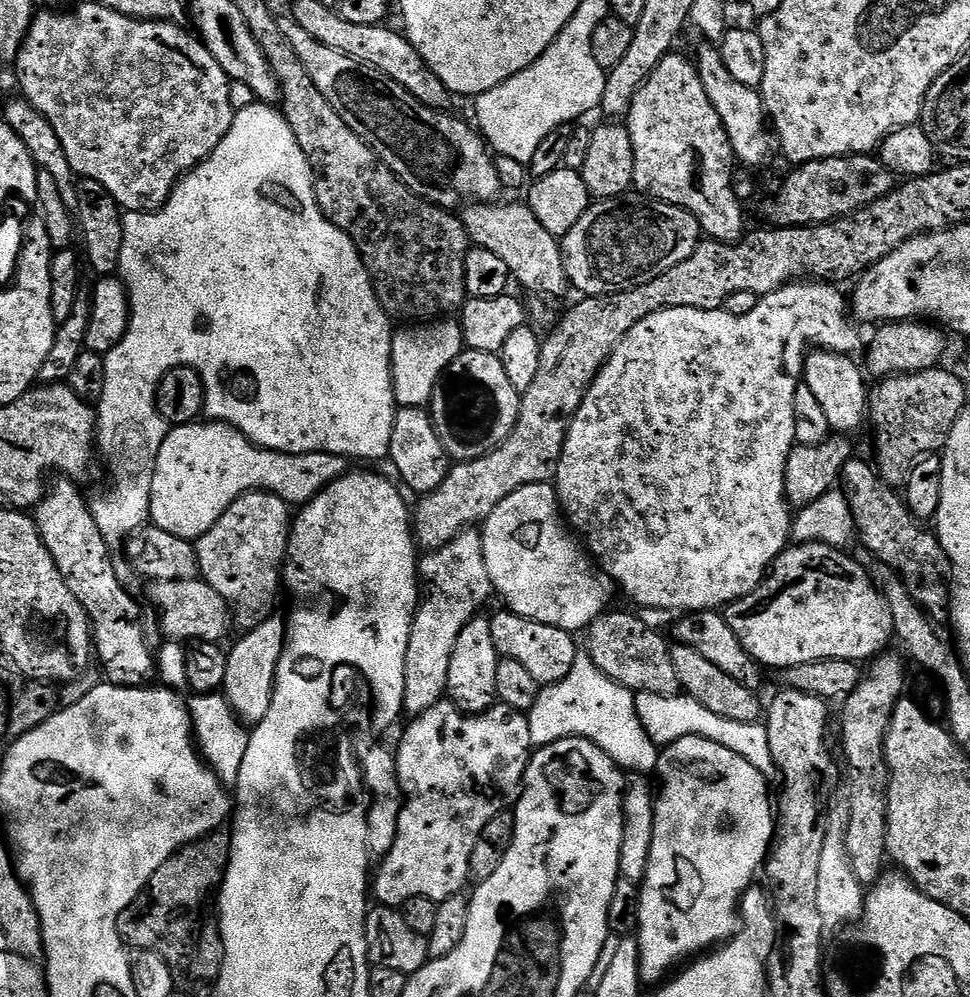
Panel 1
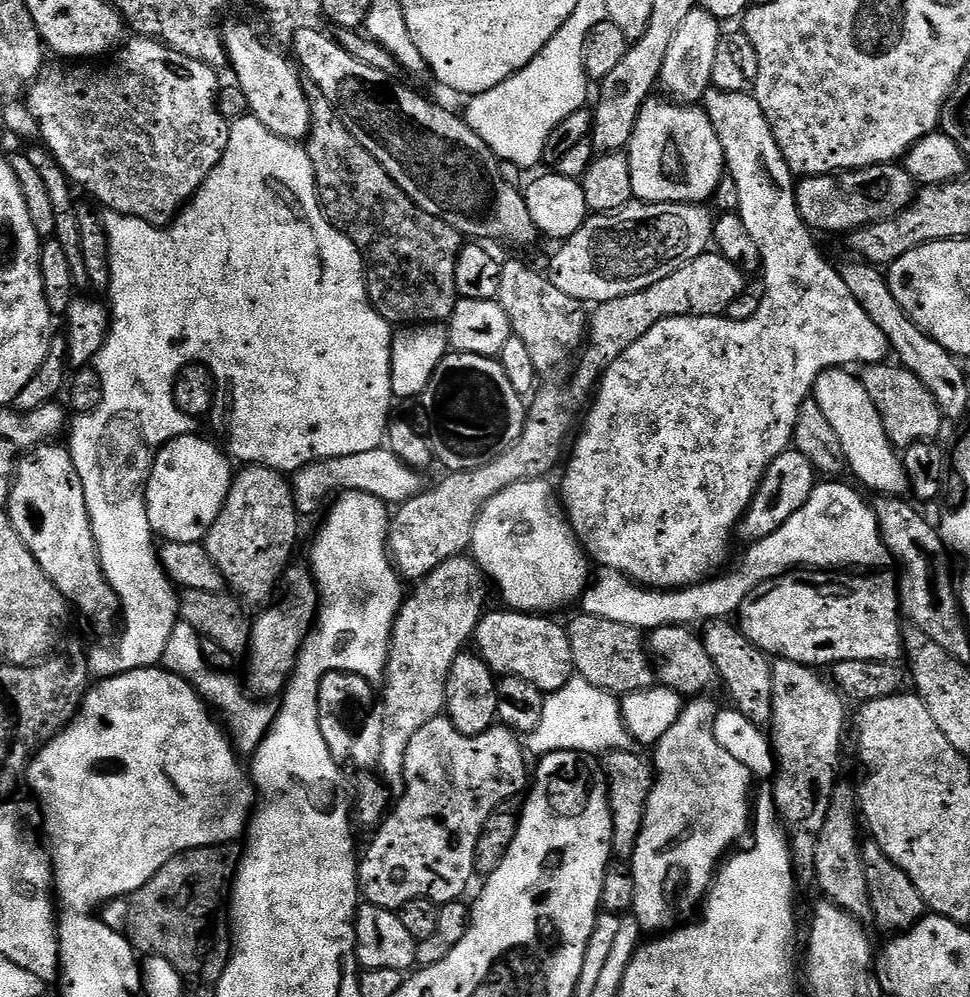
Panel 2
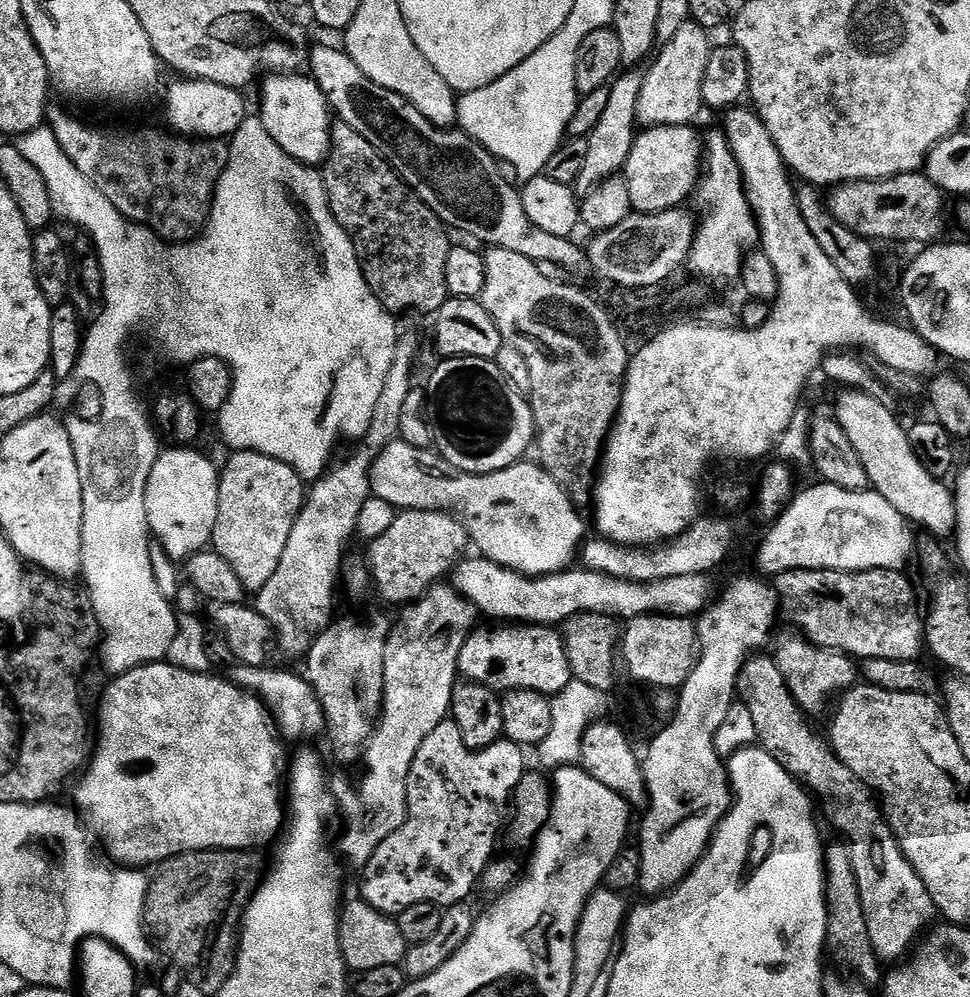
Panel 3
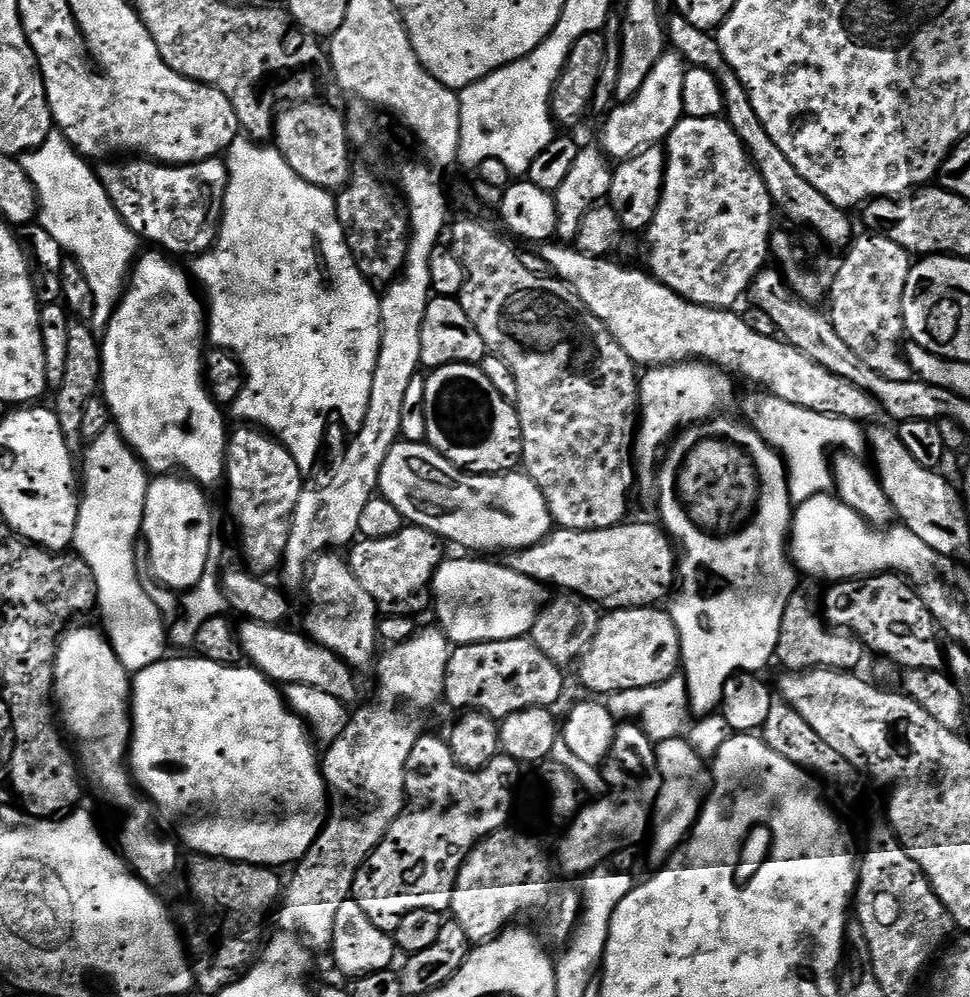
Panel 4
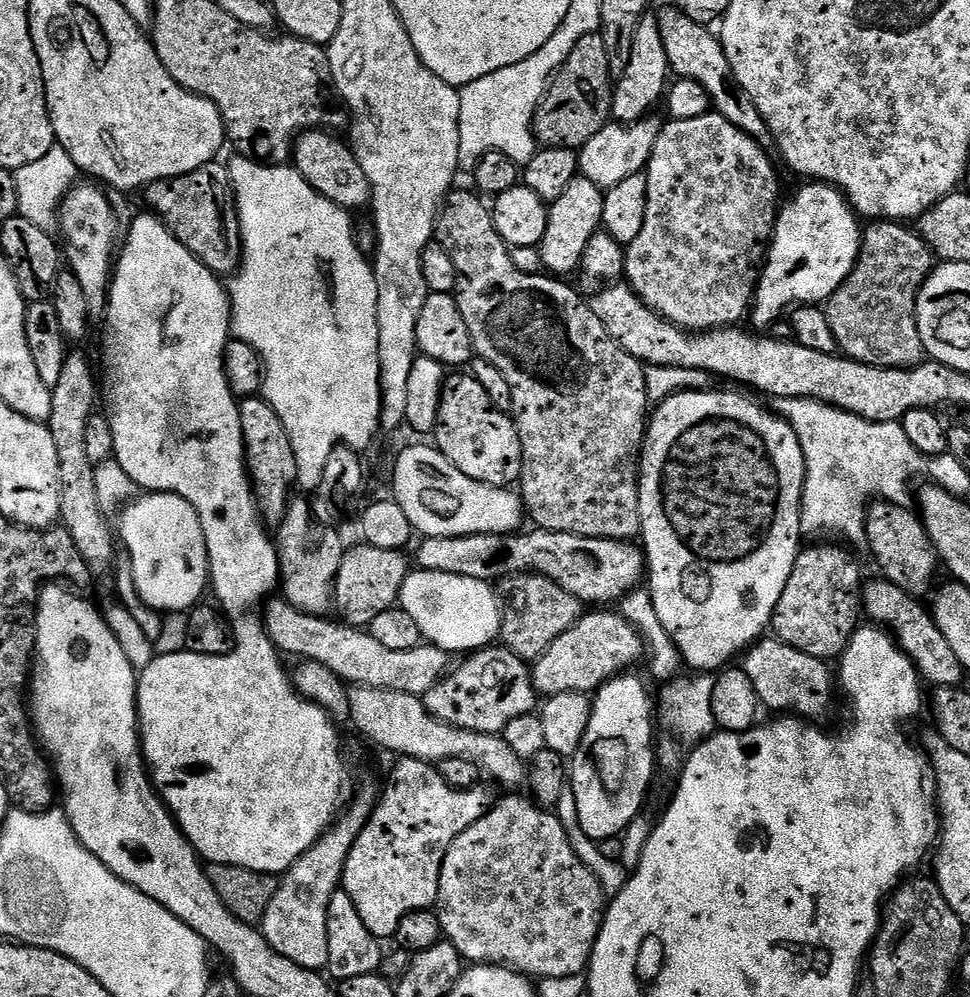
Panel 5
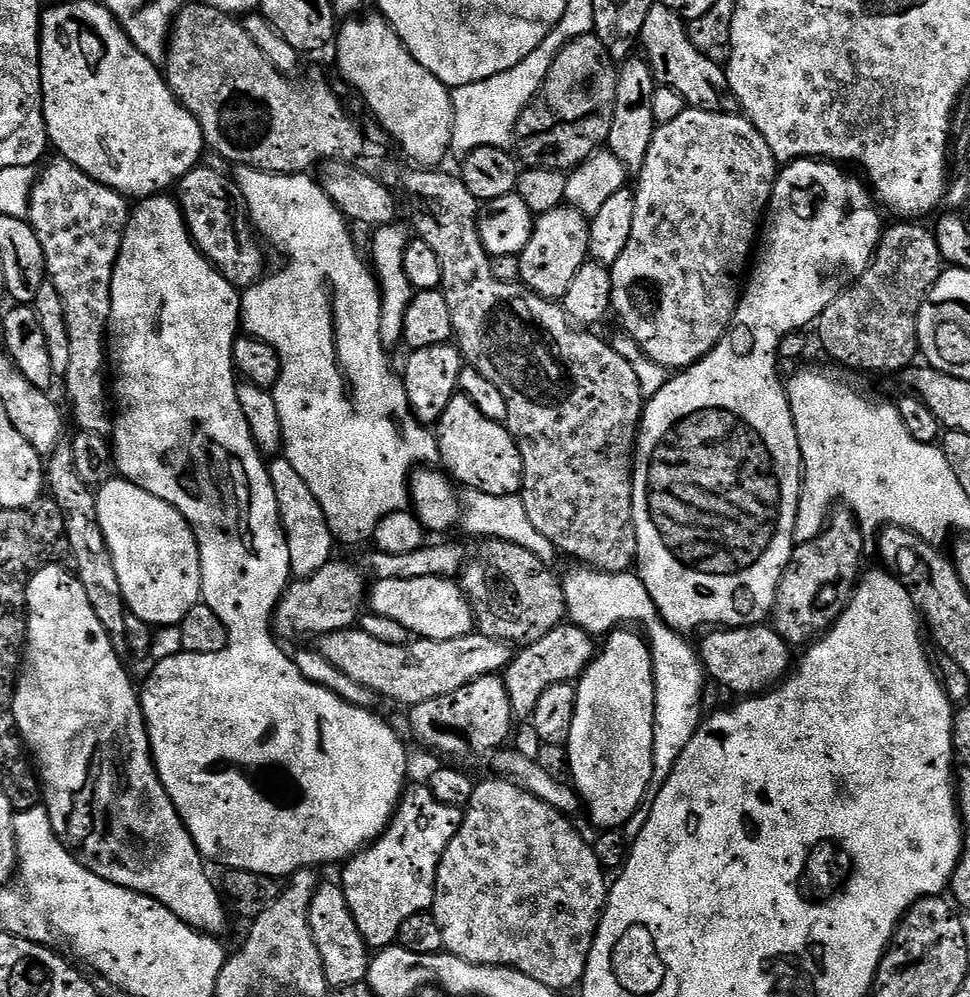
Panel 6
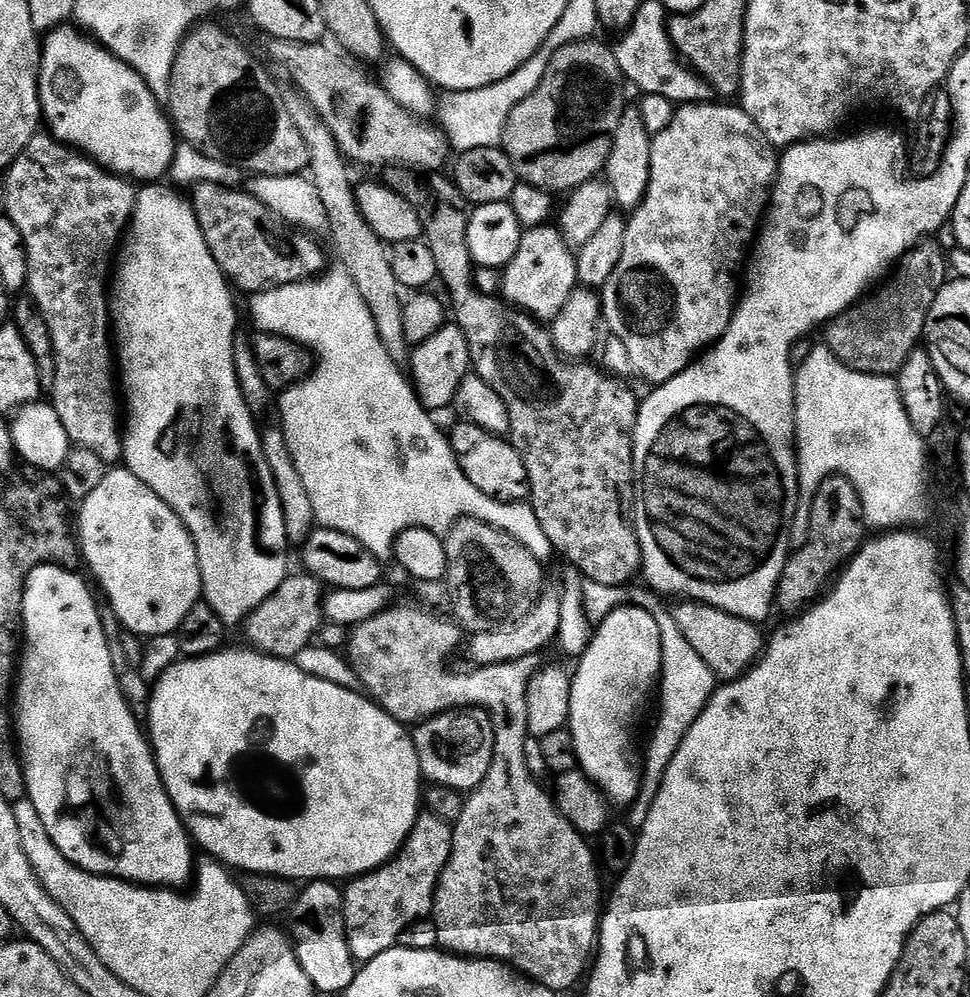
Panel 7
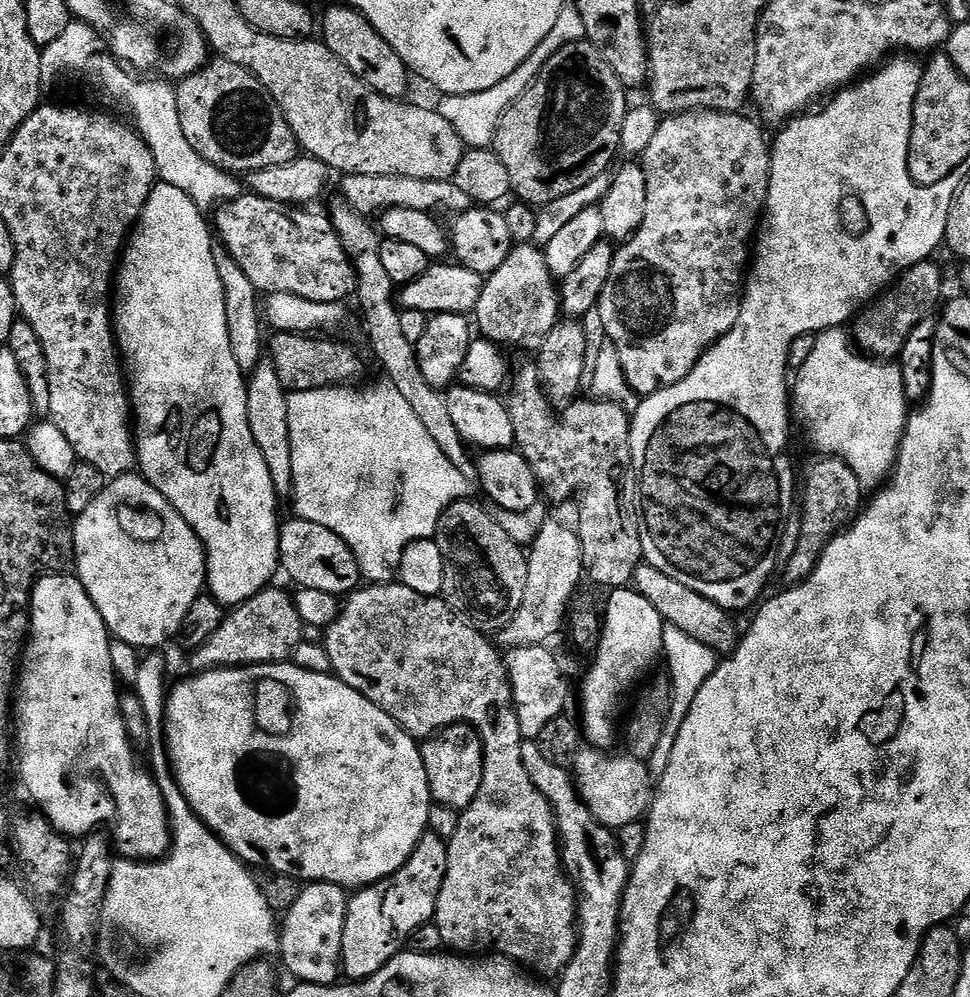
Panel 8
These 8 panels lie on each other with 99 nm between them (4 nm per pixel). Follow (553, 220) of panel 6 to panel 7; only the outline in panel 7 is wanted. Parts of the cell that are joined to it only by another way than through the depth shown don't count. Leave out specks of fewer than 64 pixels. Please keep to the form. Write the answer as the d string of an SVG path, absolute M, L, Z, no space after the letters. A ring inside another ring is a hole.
M545 226L525 231L518 246L518 254L503 269L499 291L513 308L527 312L541 322L550 322L566 306L566 298L578 286L576 278L576 252L564 239L559 227Z

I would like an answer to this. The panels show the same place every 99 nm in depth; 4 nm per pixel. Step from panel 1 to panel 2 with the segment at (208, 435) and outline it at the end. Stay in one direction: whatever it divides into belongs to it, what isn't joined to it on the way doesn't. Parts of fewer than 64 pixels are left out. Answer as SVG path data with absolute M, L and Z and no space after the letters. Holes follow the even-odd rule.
M176 434L157 452L144 497L150 526L161 541L198 544L207 536L210 526L214 526L234 475L233 461L216 444L200 436ZM386 446L366 450L366 454L346 454L342 458L315 460L291 473L290 483L296 499L296 511L301 517L312 516L320 507L325 507L324 499L346 492L365 492L383 500L389 506L399 506L422 491L421 473L411 468L402 458L398 458Z

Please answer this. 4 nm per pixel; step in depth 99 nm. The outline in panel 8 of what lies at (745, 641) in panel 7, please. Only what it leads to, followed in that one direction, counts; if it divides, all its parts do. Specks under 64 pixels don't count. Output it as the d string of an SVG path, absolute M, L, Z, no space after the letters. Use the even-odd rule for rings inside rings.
M641 562L632 575L632 584L635 591L649 600L650 605L658 610L658 614L665 624L673 624L684 634L698 638L706 646L710 646L717 654L730 654L738 643L738 631L732 621L733 613L715 604L710 598L698 594L698 590L690 590L690 586L682 586L678 578L670 578L670 574L662 574L647 562Z

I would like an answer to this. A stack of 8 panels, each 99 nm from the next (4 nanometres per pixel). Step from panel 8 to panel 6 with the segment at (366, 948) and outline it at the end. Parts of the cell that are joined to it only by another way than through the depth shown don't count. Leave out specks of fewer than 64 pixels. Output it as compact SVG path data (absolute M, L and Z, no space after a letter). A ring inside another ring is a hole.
M409 783L387 830L343 865L346 902L369 949L383 950L395 945L398 926L410 914L431 909L440 856L450 846L454 834L458 834L463 820L464 812L438 802L427 783Z

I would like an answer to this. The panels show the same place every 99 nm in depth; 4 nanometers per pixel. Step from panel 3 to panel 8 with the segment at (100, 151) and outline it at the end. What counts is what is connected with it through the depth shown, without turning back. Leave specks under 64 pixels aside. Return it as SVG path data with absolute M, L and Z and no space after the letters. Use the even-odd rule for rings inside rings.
M245 194L243 196L239 196L237 200L230 200L225 204L219 205L215 209L214 215L216 215L216 224L214 220L214 232L215 235L218 237L219 243L222 245L223 248L230 254L230 258L234 258L234 262L238 262L238 266L242 266L242 270L246 273L246 278L250 278L250 282L254 282L254 286L256 287L256 291L261 294L271 294L273 292L285 292L286 294L294 294L298 298L306 298L310 302L318 302L319 304L337 304L339 302L347 301L347 296L351 297L356 290L356 271L354 270L354 266L350 262L350 258L346 254L346 250L342 246L342 242L338 238L338 234L334 230L334 226L332 225L331 219L327 215L324 216L320 212L308 212L312 210L305 210L303 207L300 206L289 206L287 204L279 204L278 202L274 202L273 200L267 200L266 198L262 198L261 196L253 196L251 194Z

